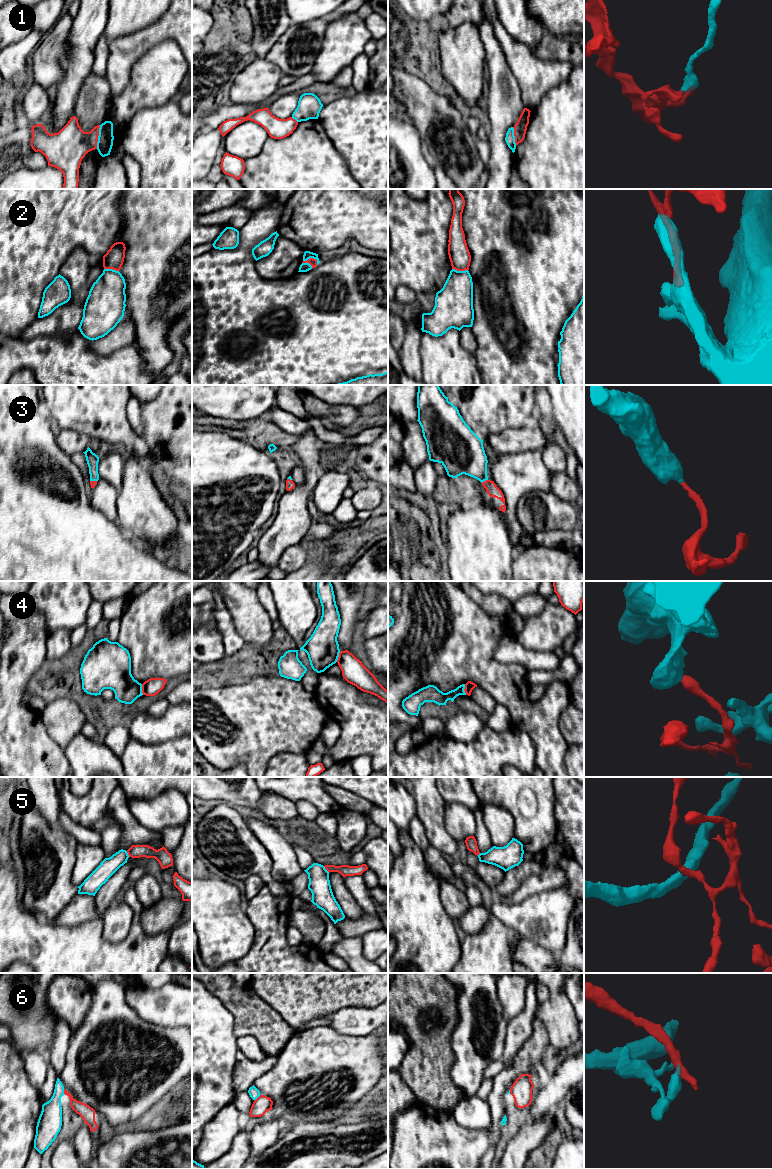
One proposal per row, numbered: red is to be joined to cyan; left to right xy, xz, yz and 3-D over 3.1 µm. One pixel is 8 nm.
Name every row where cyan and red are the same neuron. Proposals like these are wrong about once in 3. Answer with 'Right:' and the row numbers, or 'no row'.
Right: 3

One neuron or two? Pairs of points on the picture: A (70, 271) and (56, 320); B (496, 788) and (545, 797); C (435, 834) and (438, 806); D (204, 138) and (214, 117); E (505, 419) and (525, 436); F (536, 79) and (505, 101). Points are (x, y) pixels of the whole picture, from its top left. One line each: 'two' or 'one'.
A: one
B: one
C: one
D: two
E: two
F: two

